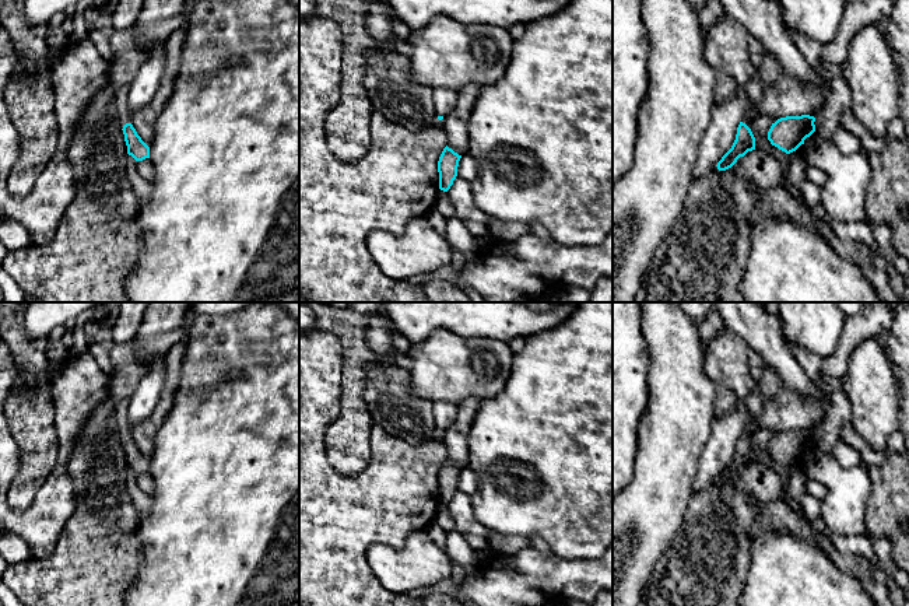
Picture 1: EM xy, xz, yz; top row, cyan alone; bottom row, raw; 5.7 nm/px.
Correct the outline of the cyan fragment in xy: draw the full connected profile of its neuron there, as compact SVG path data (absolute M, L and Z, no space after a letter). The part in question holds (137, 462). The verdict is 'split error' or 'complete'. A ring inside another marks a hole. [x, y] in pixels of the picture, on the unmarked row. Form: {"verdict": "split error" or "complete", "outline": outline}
{"verdict": "split error", "outline": "M130 399L122 400L117 404L117 431L124 448L127 467L131 469L136 474L143 474L145 472L150 472L150 460L141 453L141 451L137 448L136 442L131 438L131 425L127 417L129 404Z"}

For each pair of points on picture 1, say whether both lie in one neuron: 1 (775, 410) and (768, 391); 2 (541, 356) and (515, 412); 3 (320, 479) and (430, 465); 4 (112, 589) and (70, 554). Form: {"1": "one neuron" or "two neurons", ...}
{"1": "two neurons", "2": "one neuron", "3": "one neuron", "4": "one neuron"}

